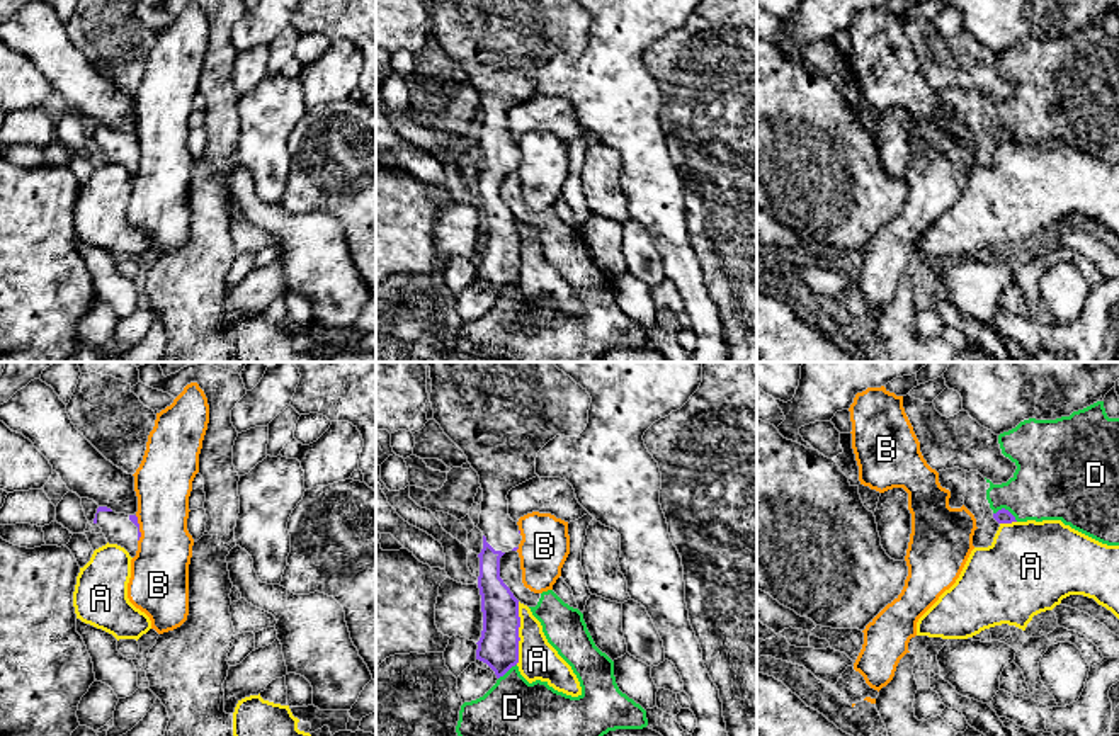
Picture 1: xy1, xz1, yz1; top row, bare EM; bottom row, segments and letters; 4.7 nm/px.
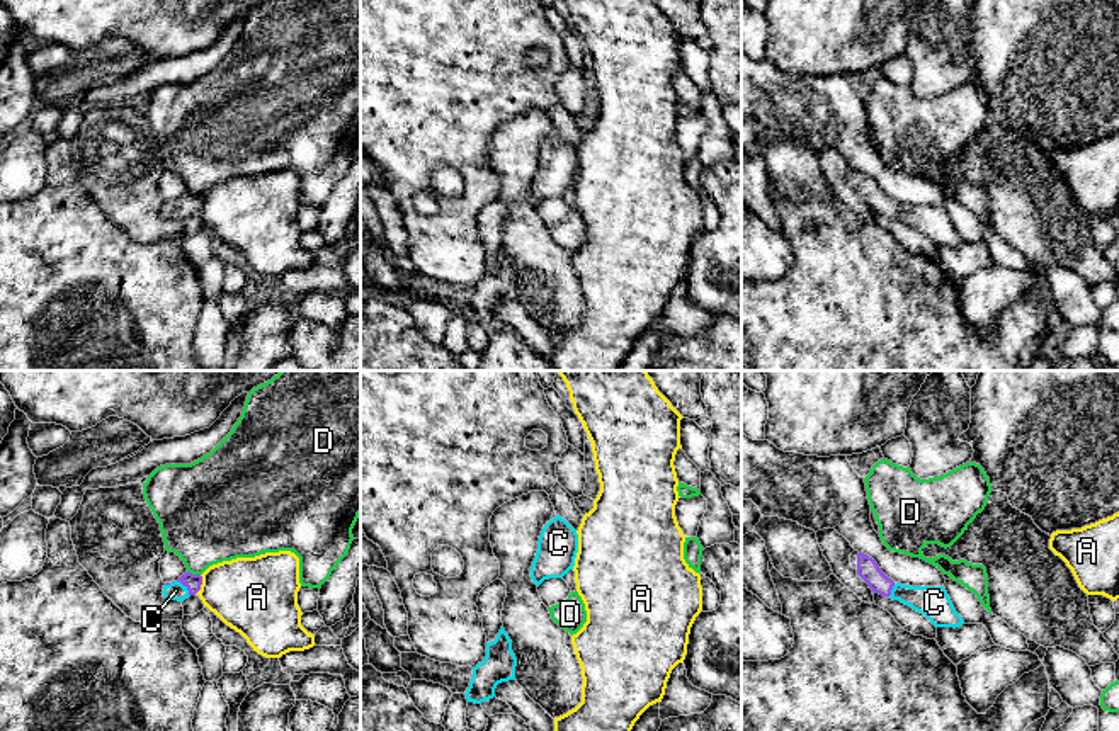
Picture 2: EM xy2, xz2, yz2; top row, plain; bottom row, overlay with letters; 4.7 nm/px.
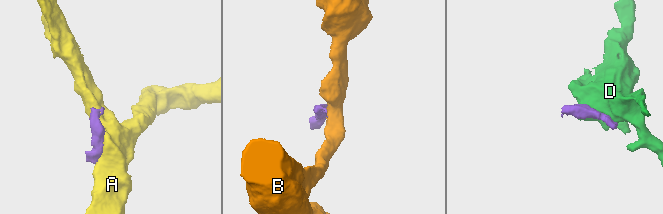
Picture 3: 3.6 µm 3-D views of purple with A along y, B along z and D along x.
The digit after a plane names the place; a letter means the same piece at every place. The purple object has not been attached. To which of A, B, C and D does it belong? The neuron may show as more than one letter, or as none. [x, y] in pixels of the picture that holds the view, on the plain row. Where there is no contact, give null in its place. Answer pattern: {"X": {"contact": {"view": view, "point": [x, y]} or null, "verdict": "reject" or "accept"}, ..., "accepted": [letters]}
{"A": {"contact": {"view": "xz1", "point": [517, 252]}, "verdict": "reject"}, "B": {"contact": {"view": "xy1", "point": [138, 148]}, "verdict": "reject"}, "C": {"contact": {"view": "xy2", "point": [187, 208]}, "verdict": "accept"}, "D": {"contact": {"view": "yz1", "point": [1004, 128]}, "verdict": "reject"}, "accepted": ["C"]}

